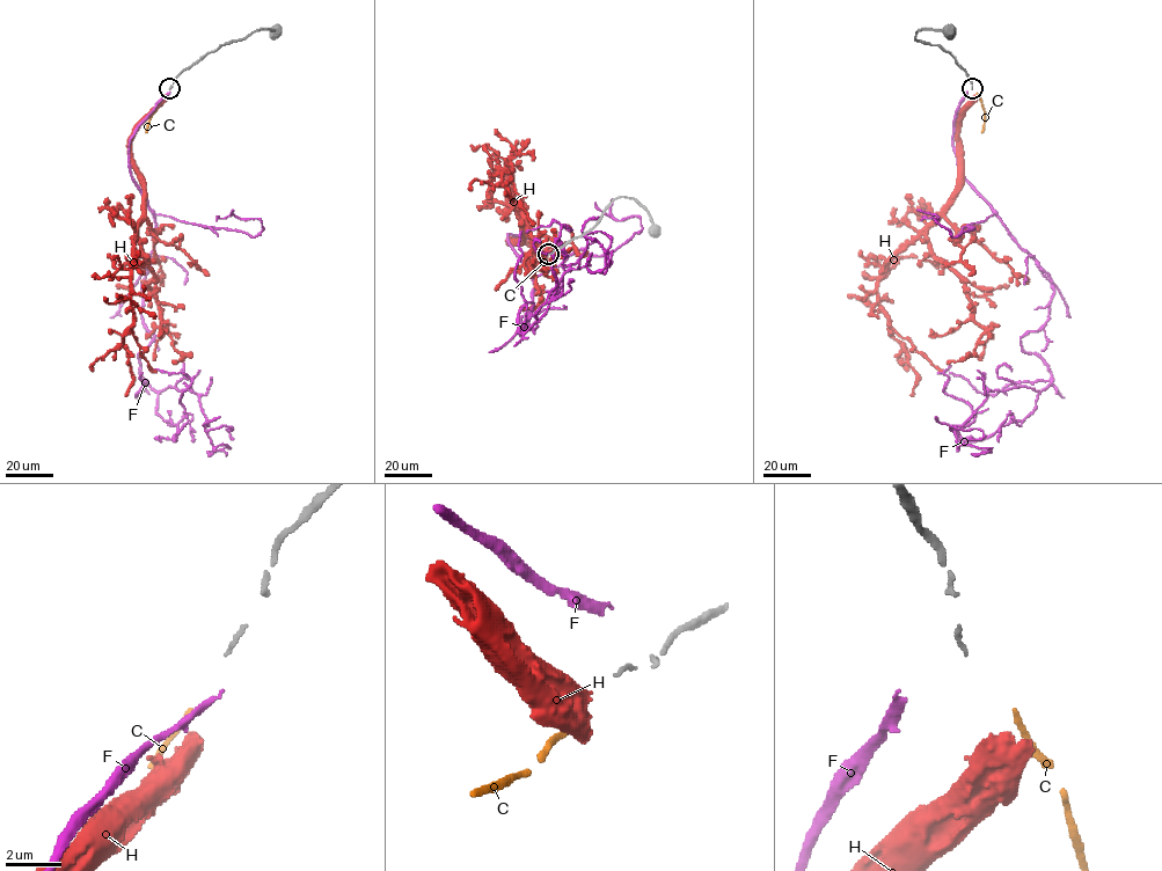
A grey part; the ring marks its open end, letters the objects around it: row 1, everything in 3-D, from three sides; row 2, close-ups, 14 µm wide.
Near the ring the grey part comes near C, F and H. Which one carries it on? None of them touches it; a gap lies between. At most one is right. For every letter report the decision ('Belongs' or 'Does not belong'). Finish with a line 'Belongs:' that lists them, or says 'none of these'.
C: Belongs
F: Does not belong
H: Does not belong
Belongs: C

